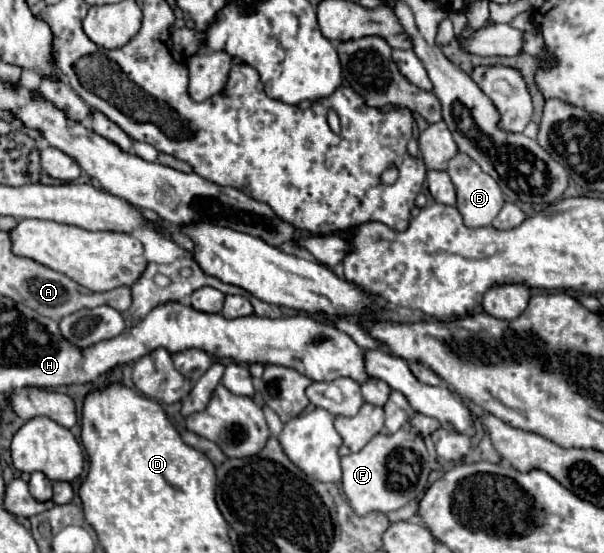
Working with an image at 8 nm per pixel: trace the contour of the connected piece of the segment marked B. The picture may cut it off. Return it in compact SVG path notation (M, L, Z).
M458 154L450 160L448 166L448 174L456 186L458 192L458 210L464 216L464 224L468 228L482 228L482 226L490 226L492 220L498 216L498 210L504 204L504 194L498 186L498 182L494 182L494 178L490 178L490 174L486 174L470 156L466 154Z

